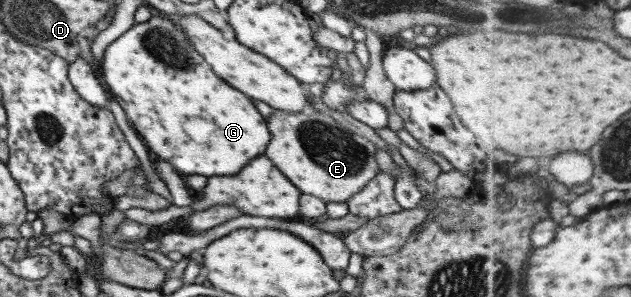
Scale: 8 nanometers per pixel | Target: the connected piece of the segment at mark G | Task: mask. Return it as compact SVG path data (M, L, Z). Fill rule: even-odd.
M152 17L147 22L133 25L115 42L111 42L105 50L101 79L113 98L123 106L132 128L143 136L142 141L149 146L148 150L173 164L173 168L183 174L237 174L251 158L263 154L269 144L271 134L265 118L257 112L253 102L215 76L180 26L169 19Z

